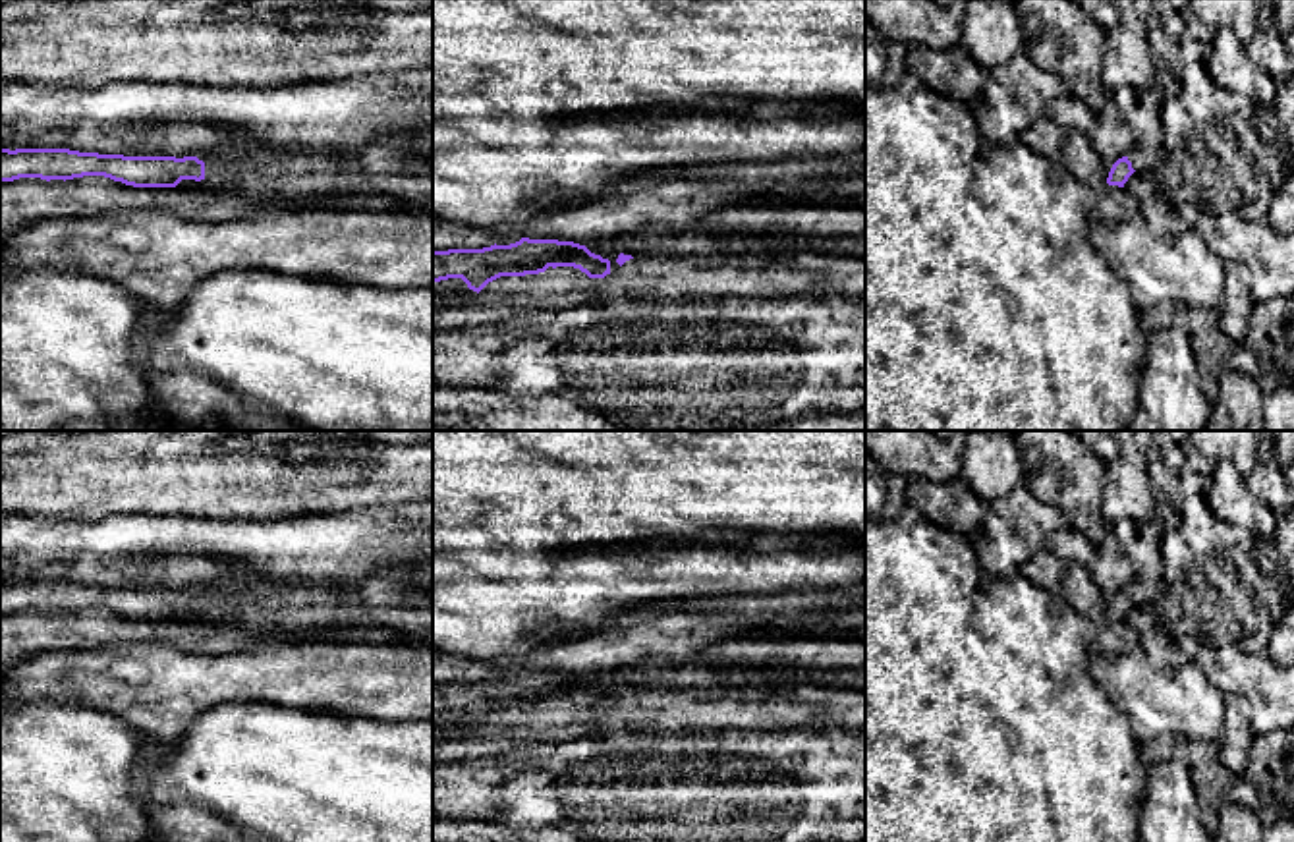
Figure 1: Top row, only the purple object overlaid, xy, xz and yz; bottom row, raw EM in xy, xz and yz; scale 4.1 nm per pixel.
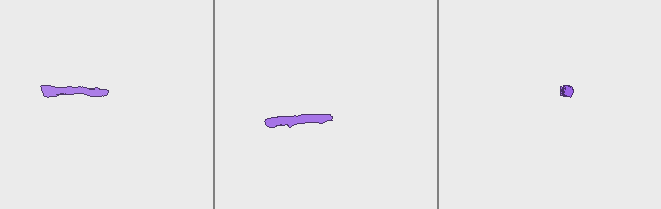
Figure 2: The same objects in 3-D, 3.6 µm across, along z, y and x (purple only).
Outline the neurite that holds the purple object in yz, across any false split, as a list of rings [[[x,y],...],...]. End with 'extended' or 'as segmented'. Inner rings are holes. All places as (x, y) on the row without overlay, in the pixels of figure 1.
[[[1136,579],[1126,589],[1118,591],[1107,610],[1109,618],[1124,620],[1128,610],[1134,604],[1149,606],[1151,603],[1163,597],[1163,583],[1161,581],[1141,581]]]; extended

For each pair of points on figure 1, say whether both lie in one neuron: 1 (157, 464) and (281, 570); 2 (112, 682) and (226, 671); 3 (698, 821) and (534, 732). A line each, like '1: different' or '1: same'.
1: different
2: same
3: different

